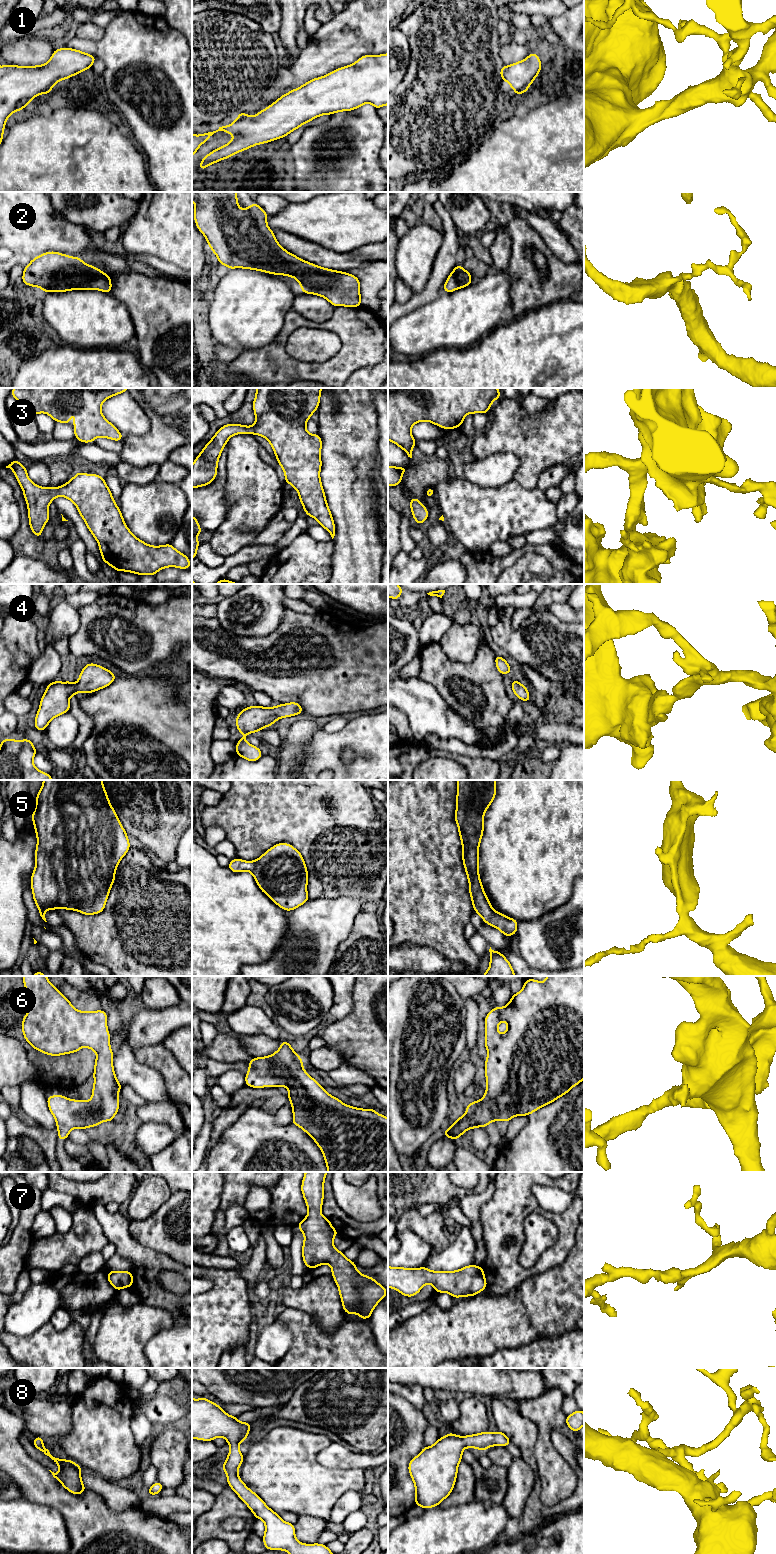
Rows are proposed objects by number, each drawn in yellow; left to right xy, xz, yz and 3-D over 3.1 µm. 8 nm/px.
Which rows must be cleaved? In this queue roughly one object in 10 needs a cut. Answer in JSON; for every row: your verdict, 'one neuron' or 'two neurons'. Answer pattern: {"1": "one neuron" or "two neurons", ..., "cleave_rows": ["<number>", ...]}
{"1": "one neuron", "2": "one neuron", "3": "one neuron", "4": "one neuron", "5": "one neuron", "6": "one neuron", "7": "one neuron", "8": "one neuron", "cleave_rows": []}

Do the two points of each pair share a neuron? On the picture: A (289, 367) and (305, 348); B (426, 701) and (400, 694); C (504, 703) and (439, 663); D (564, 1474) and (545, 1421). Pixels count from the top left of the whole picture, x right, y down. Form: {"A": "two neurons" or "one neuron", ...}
{"A": "two neurons", "B": "one neuron", "C": "one neuron", "D": "one neuron"}

